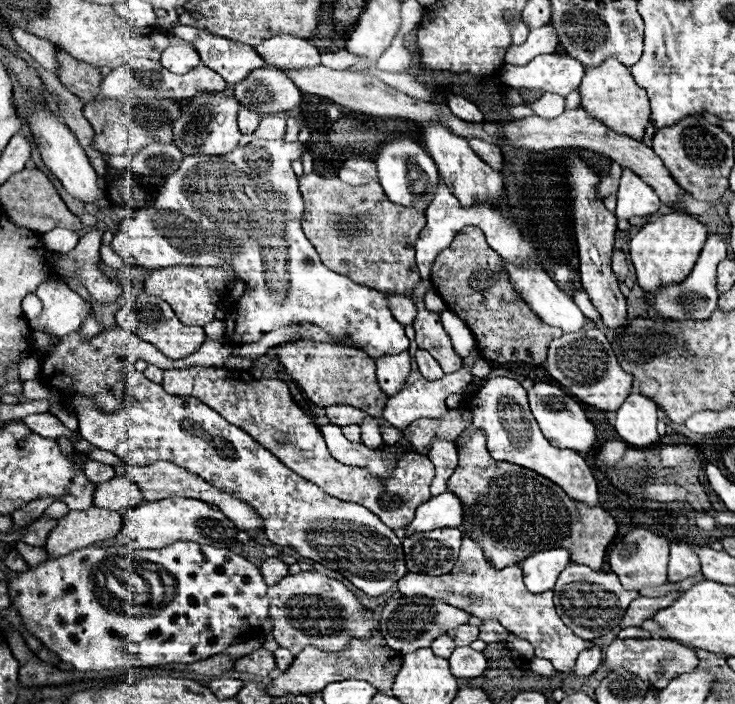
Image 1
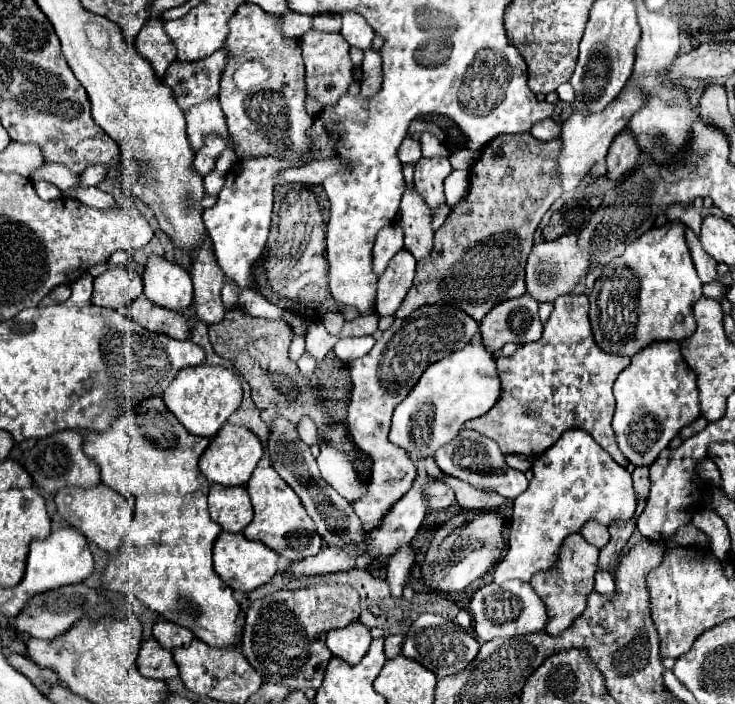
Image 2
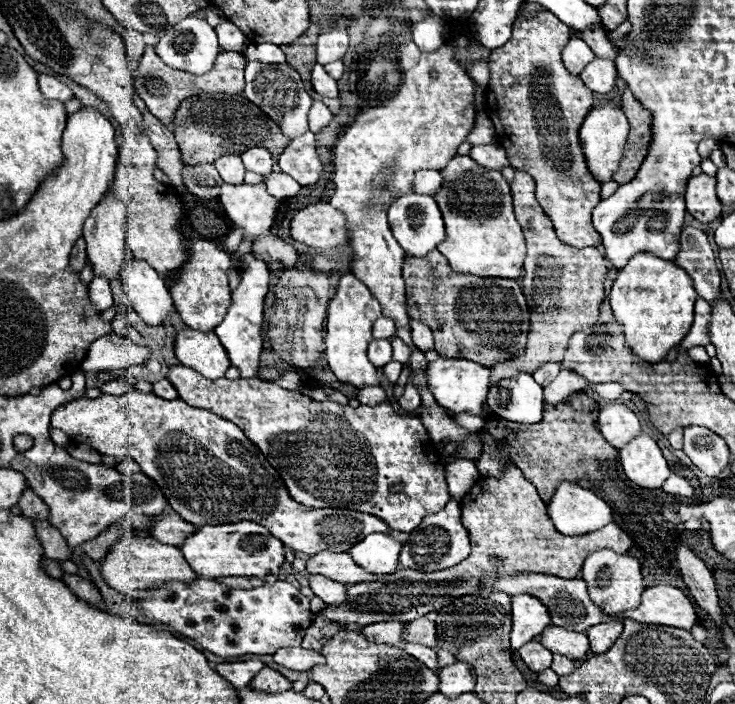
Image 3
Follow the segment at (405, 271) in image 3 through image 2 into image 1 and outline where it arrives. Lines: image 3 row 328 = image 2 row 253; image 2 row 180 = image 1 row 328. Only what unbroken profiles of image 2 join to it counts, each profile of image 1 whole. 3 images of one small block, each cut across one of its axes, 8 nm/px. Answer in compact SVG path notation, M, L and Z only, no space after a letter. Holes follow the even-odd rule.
M476 226L460 230L452 244L442 250L432 266L432 286L456 316L460 316L476 336L478 350L486 360L494 362L526 362L544 364L552 340L562 336L560 328L544 324L530 312L524 300L510 284L502 258L486 244L484 234Z

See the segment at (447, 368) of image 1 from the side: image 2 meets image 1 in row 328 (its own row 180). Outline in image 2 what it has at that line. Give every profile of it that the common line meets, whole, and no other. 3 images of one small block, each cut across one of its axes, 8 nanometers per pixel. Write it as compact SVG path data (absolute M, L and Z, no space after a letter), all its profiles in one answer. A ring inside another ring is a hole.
M448 156L420 158L414 168L414 188L424 198L430 208L430 216L436 214L436 208L444 204L444 180L452 172Z

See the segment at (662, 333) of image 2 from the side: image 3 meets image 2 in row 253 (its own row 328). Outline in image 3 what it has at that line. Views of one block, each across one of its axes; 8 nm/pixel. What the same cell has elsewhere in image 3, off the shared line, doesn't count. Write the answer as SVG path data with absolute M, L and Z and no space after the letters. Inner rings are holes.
M650 252L634 254L628 264L618 270L618 278L608 296L616 320L624 324L628 346L646 362L660 362L668 350L682 342L692 326L696 298L698 294L688 272L676 262L662 260Z

